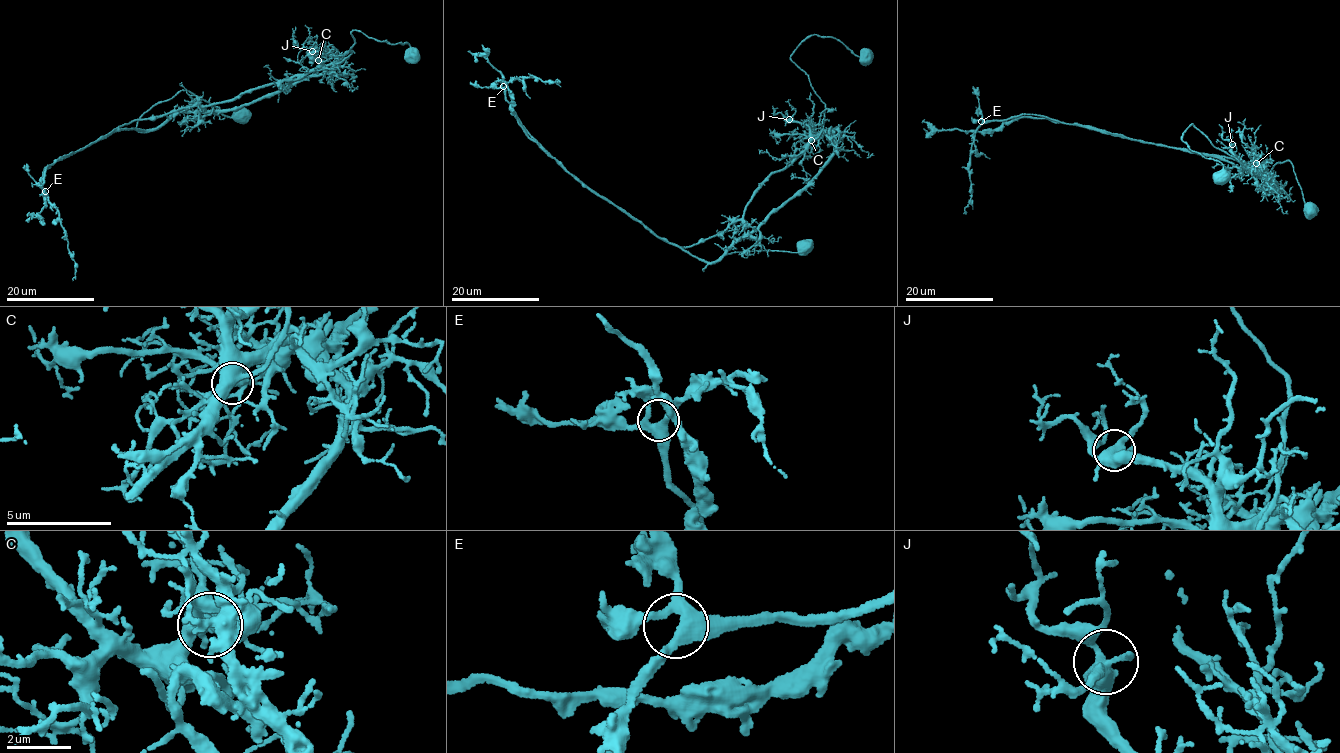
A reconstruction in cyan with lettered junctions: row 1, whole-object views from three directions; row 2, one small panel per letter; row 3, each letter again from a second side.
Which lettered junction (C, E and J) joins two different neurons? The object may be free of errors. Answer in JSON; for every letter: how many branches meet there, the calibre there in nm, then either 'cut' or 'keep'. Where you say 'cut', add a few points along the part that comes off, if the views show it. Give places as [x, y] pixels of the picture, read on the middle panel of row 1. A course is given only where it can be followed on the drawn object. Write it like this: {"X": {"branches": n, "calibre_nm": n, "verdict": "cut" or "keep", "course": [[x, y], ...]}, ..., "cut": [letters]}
{"C": {"branches": 5, "calibre_nm": 360, "verdict": "cut", "course": [[811, 141], [835, 143], [820, 171], [706, 262], [590, 190], [528, 132], [505, 87], [557, 82]]}, "E": {"branches": 4, "calibre_nm": 360, "verdict": "keep"}, "J": {"branches": 4, "calibre_nm": 360, "verdict": "keep"}, "cut": ["C"]}

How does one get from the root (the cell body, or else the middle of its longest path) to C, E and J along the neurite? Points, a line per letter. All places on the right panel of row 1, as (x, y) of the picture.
C: (1311, 209), (1290, 161), (1274, 164), (1269, 184), (1270, 176), (1265, 183), (1248, 171), (1257, 162)
E: (1311, 209), (1287, 159), (1274, 164), (1263, 181), (1224, 159), (1084, 125), (1028, 117), (981, 121)
J: (1311, 209), (1290, 161), (1274, 164), (1265, 183), (1238, 161), (1232, 144)

